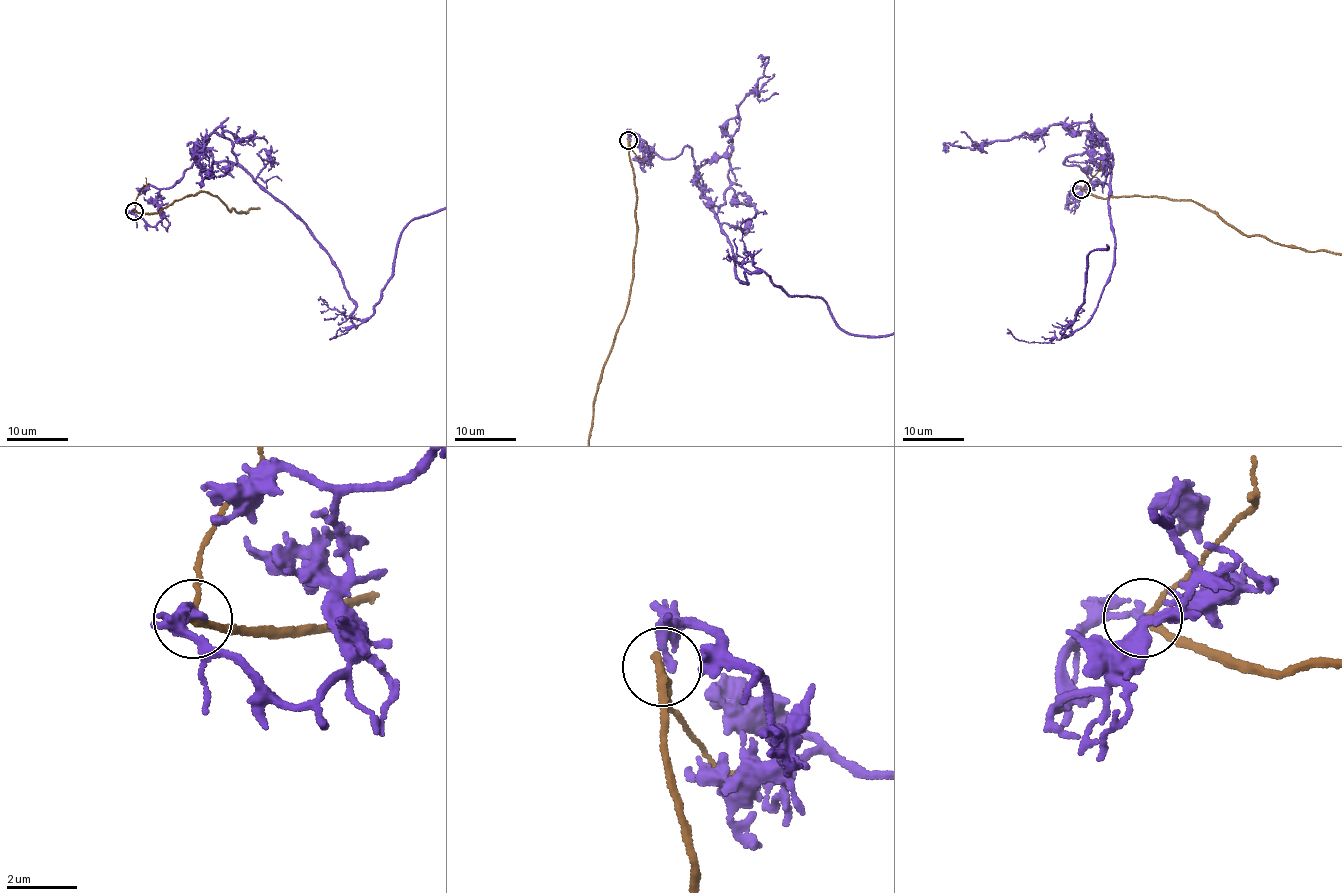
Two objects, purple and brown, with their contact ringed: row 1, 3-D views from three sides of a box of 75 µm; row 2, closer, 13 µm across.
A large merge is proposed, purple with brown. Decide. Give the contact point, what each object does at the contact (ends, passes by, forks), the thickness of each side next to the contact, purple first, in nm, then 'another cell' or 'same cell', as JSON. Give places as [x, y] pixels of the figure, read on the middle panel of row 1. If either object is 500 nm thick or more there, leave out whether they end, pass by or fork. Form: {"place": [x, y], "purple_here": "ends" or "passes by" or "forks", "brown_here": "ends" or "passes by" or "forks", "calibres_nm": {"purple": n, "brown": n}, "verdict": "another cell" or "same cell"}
{"place": [628, 140], "purple_here": "ends", "brown_here": "passes by", "calibres_nm": {"purple": 240, "brown": 180}, "verdict": "another cell"}

